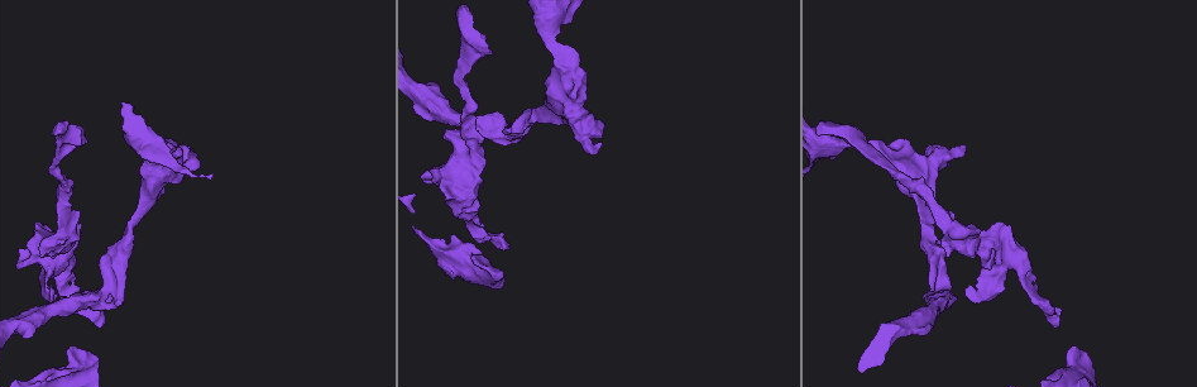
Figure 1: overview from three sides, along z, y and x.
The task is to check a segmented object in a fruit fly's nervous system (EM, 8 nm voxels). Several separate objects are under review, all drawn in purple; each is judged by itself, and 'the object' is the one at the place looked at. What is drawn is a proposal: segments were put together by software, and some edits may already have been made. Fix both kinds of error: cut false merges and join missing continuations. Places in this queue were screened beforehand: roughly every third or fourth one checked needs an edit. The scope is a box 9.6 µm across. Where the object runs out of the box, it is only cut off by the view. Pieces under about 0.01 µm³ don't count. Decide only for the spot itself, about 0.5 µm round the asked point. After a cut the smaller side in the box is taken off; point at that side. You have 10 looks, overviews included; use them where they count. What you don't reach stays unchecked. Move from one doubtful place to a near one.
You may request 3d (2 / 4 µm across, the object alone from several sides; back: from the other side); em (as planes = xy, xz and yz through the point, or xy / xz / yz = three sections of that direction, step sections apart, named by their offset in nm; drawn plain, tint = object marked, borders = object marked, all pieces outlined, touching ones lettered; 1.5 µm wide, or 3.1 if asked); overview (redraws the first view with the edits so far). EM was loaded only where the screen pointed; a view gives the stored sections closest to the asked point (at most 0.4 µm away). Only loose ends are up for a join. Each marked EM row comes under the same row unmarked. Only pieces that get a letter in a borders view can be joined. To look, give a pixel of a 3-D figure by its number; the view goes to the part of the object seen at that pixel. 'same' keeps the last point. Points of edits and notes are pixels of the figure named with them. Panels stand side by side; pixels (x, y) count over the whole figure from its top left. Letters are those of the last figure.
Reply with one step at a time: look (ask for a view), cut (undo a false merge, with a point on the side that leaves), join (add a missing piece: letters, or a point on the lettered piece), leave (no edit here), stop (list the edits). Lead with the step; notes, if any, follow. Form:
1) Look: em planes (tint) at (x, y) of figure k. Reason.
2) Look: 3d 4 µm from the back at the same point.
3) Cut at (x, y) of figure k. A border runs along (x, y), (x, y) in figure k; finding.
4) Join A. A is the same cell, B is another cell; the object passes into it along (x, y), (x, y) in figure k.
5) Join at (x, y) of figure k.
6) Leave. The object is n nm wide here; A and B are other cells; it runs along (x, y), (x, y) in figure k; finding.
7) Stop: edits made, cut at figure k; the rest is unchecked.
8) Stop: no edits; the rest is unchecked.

Look: 3d 4 µm at (598, 147) of figure 1.

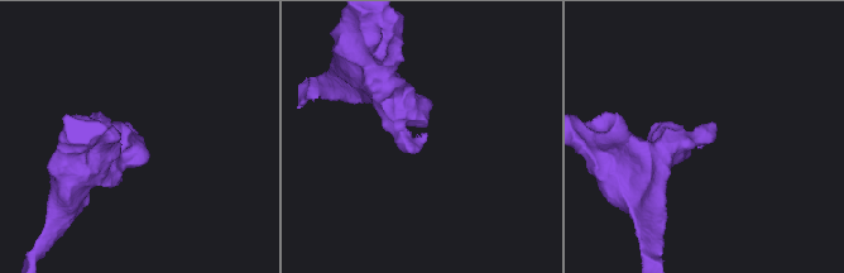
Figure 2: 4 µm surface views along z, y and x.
Look: em planes (tint) at (421, 144) of figure 2.

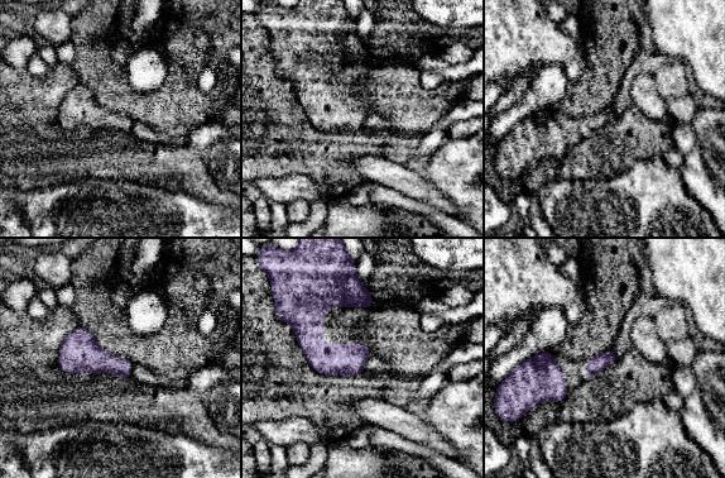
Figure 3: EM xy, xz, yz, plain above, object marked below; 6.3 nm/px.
Look: em planes (borders) at the same point.

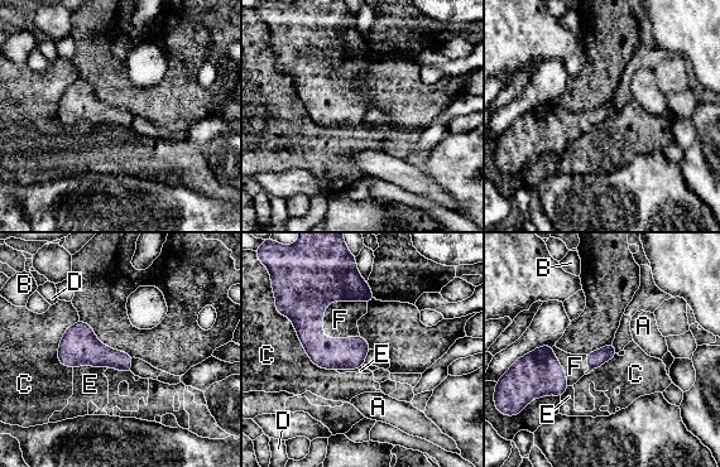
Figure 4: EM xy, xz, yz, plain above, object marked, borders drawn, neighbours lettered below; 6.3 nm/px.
Join F. The longest contact is with C, 480 nm; F is the same cell, A, B, C, D and E are other cells; the object passes into it along (306, 277), (331, 301), (340, 319) in figure 4; it goes on there.

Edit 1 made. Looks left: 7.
Look: 3d 2 µm from the back at (140, 217) of figure 1. Thick turns thin.

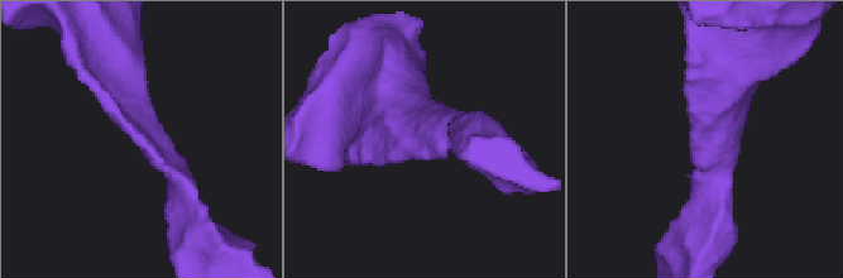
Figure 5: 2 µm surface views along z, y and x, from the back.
Look: em planes (borders) at (429, 123) of figure 5. Shape alone is not enough.

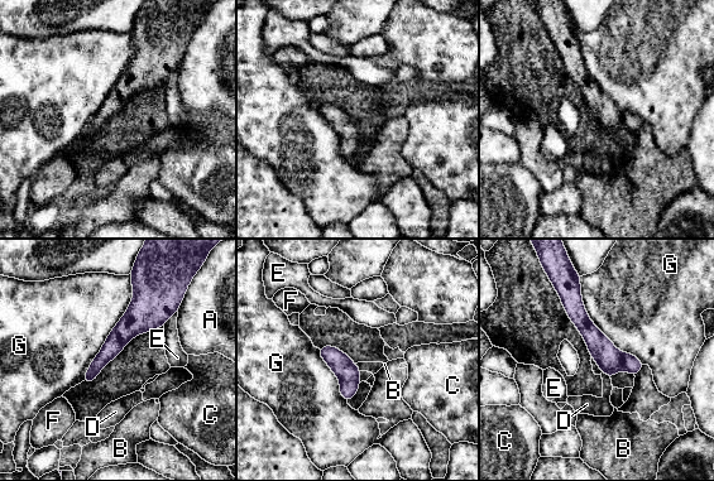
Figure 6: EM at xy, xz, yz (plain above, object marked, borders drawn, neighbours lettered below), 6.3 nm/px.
Leave. A, B, C, D, E, F and G are other cells; a border runs along (130, 275), (132, 302), (82, 380) in figure 6; all the same cell.

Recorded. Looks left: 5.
Look: 3d 2 µm at (503, 247) of figure 1. Free end.

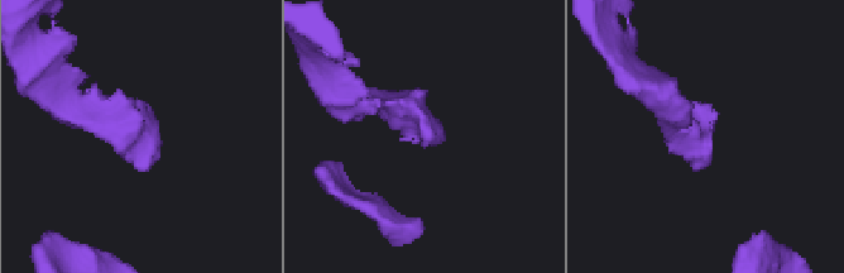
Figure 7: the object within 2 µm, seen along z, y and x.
Look: em planes (borders) at (710, 104) of figure 7.

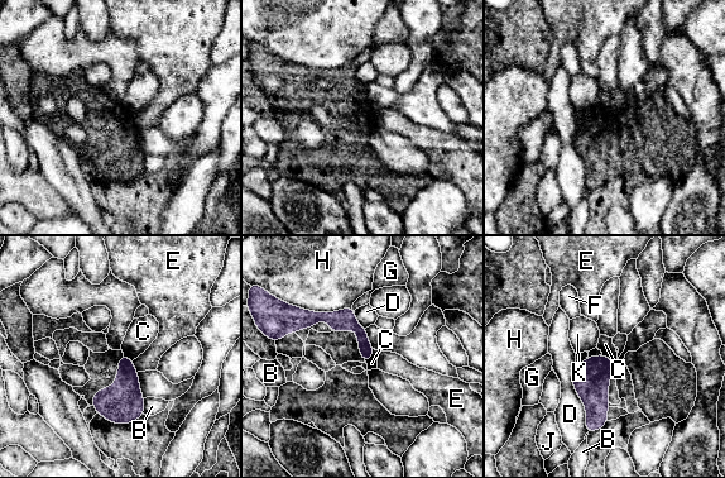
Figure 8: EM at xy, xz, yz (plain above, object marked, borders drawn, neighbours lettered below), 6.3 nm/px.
Leave. B, C, D, E, F, G, H, J and K are other cells; a border runs along (374, 349), (365, 362) in figure 8; no lettered piece goes on from it.

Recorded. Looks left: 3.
Stop: edits made, join at figure 4; the rest is unchecked.

